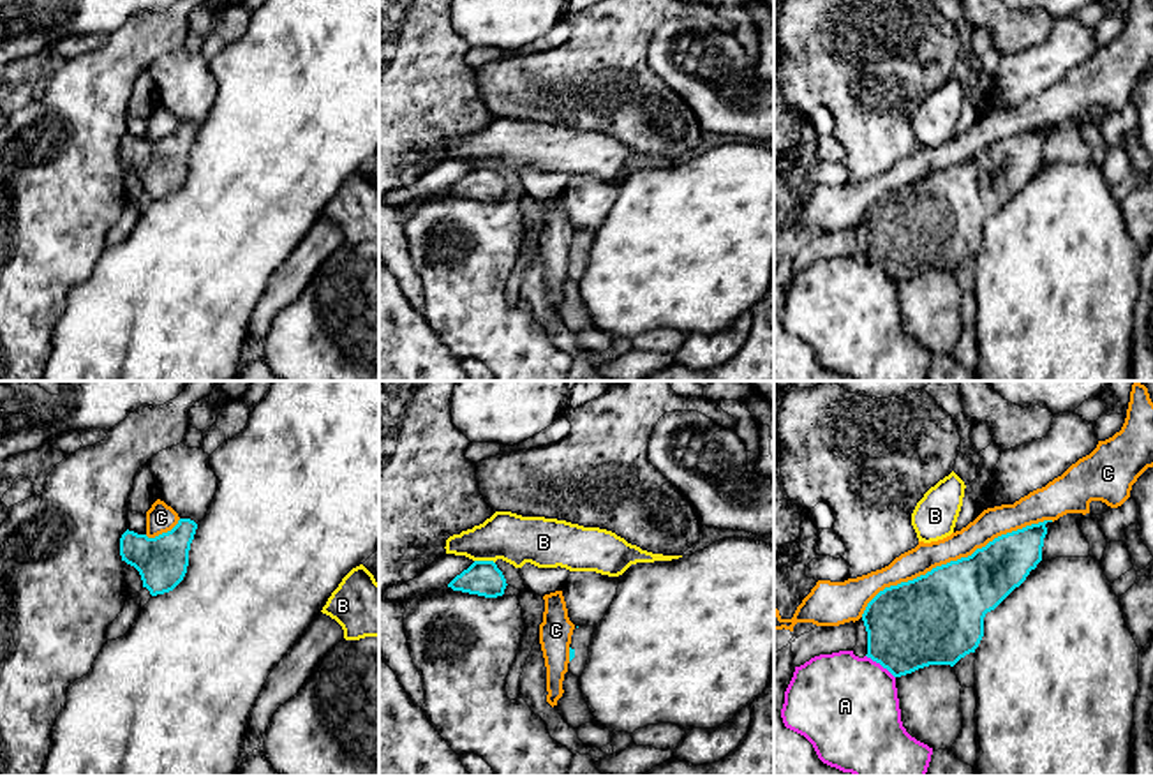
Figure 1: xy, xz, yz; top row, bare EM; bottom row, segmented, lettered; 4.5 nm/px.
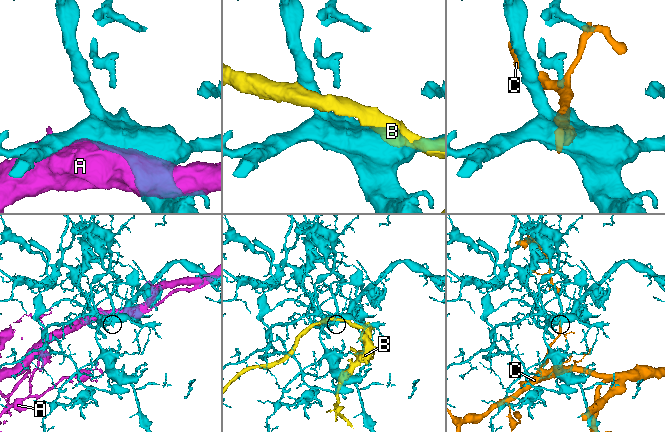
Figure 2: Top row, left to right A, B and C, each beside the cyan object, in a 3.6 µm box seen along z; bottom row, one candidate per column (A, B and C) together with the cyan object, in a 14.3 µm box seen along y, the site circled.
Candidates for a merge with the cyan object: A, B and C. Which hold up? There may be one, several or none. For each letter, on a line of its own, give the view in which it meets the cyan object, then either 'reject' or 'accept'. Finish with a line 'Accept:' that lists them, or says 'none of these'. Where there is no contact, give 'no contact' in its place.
A: yz | reject
B: xz | reject
C: yz | reject
Accept: none of these

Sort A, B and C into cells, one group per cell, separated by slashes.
A / B / C

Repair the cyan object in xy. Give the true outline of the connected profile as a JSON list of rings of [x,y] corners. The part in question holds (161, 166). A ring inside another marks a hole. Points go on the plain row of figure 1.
[[[180,123],[171,136],[155,143],[127,134],[120,143],[122,166],[139,176],[143,192],[152,201],[169,198],[187,178],[196,134],[197,129],[190,123]]]

